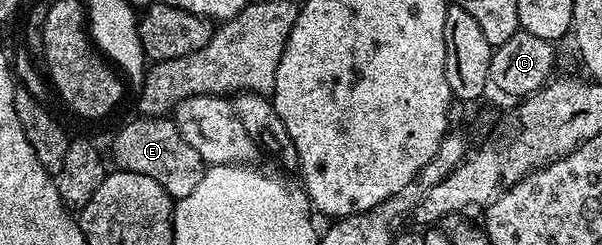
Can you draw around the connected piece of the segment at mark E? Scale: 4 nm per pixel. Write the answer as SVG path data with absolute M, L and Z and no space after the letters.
M146 115L145 120L133 120L113 140L113 160L123 172L143 174L147 178L155 178L159 186L174 201L189 196L195 186L205 176L205 161L195 154L194 148L179 134L176 124L169 118L158 118Z

